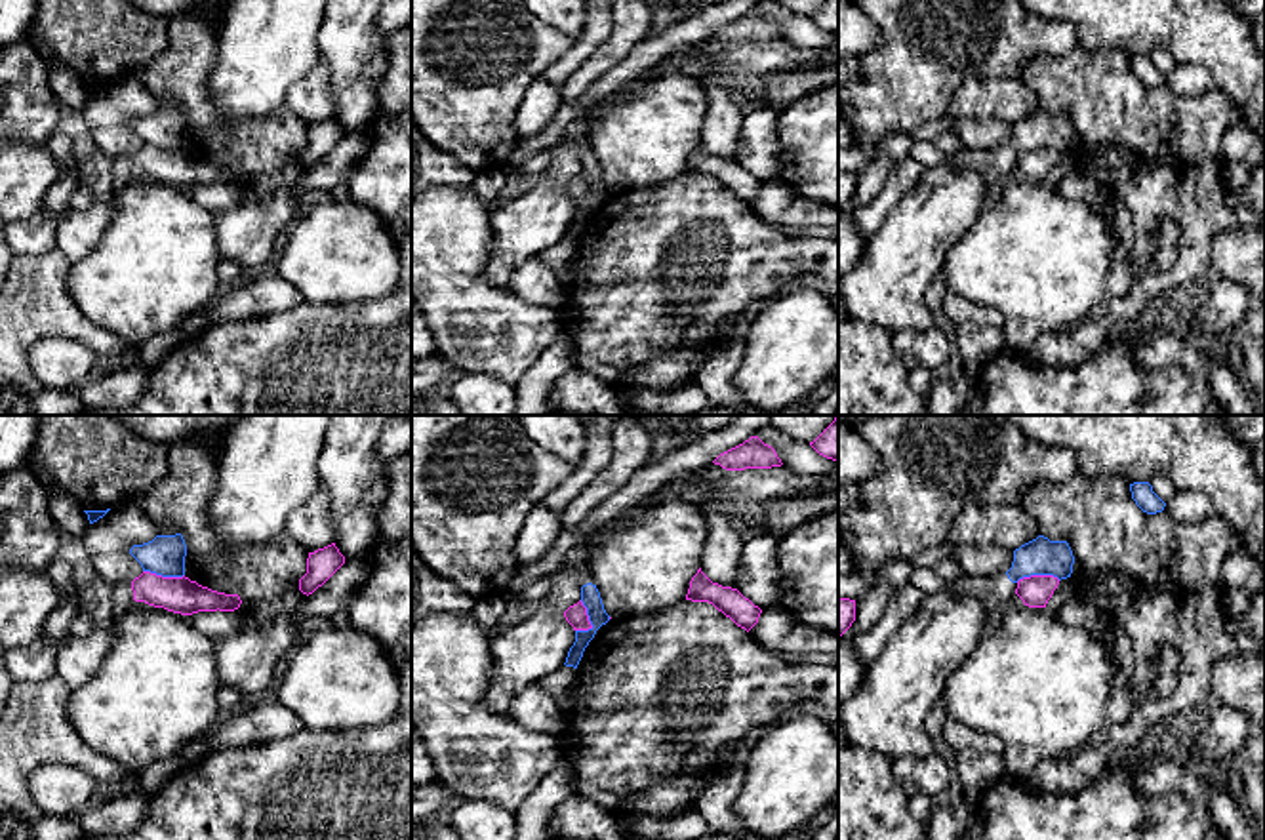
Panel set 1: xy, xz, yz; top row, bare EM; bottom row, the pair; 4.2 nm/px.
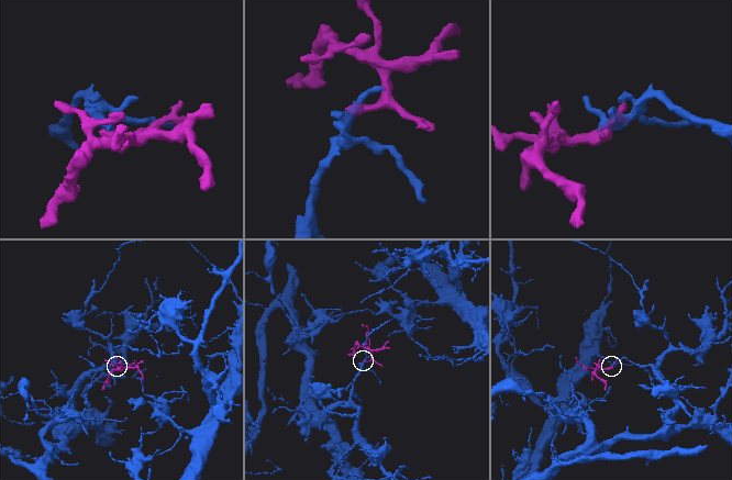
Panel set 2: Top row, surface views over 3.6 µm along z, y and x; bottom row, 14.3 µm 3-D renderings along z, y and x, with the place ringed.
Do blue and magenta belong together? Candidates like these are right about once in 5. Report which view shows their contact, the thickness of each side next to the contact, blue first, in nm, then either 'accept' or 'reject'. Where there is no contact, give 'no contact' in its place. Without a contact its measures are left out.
xz | 80/90 nm | reject

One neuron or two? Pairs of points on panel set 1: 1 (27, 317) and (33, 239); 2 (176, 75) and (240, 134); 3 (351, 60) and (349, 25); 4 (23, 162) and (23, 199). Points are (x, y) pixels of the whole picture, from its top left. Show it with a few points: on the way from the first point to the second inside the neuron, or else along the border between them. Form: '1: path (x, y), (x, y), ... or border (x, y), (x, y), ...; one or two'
1: border (56, 246), (20, 258); two
2: path (191, 94), (199, 111), (221, 134); one
3: path (351, 52), (349, 33); one
4: path (23, 172), (23, 189); one

